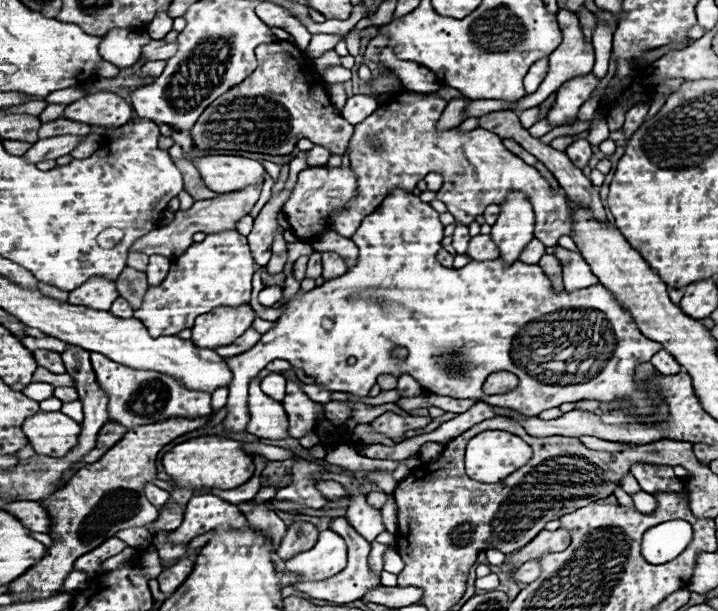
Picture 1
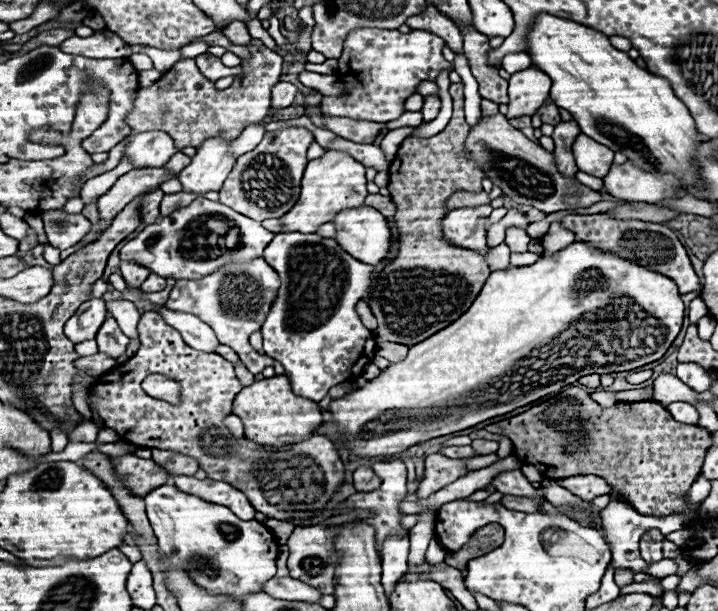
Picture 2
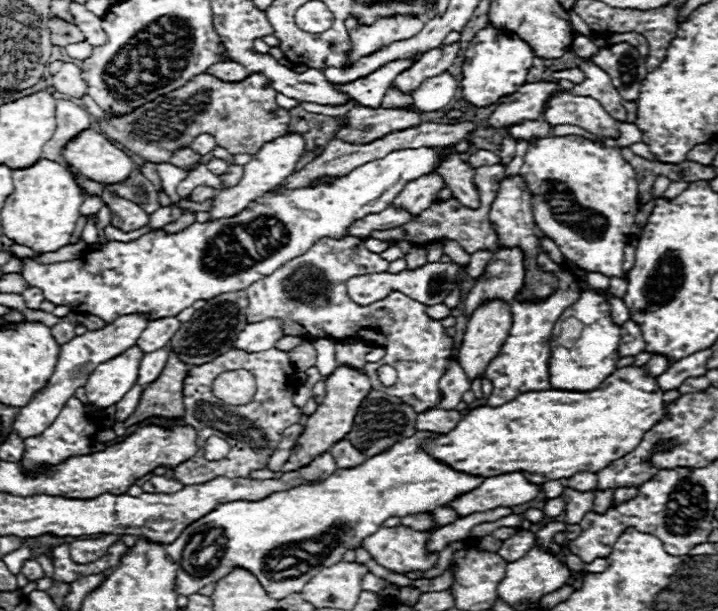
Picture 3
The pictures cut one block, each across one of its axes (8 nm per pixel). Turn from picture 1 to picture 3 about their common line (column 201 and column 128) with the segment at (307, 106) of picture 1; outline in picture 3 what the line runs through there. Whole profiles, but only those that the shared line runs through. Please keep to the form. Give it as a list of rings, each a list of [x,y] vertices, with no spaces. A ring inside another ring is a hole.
[[[260,72],[240,82],[222,82],[210,74],[200,74],[184,84],[184,88],[158,96],[154,102],[144,104],[128,116],[100,122],[110,138],[150,162],[168,162],[172,150],[186,148],[198,134],[212,134],[218,146],[226,148],[230,154],[256,154],[268,140],[284,136],[288,124],[290,112],[276,104],[276,90]]]

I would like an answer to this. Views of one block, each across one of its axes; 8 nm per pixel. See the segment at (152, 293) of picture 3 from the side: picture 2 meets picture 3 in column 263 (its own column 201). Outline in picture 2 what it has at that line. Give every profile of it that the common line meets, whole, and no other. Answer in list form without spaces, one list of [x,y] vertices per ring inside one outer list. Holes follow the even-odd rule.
[[[198,196],[180,212],[148,224],[134,240],[120,250],[120,260],[140,264],[162,278],[174,280],[198,280],[228,264],[246,264],[260,258],[264,248],[272,242],[274,232],[262,228],[260,222],[240,216],[232,208]]]

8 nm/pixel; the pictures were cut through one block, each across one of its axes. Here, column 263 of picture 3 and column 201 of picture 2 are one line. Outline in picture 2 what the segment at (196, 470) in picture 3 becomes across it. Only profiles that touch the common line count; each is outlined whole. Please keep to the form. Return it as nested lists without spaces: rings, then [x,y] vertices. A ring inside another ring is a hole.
[[[144,312],[138,322],[138,332],[138,352],[124,366],[100,376],[96,386],[90,390],[88,404],[98,410],[104,426],[116,430],[124,440],[140,448],[170,450],[194,458],[208,478],[224,480],[236,486],[248,496],[254,510],[268,518],[292,522],[296,526],[322,520],[322,510],[326,510],[326,504],[344,484],[344,464],[338,458],[332,442],[324,436],[312,436],[304,442],[288,444],[284,448],[260,446],[246,438],[234,442],[230,430],[224,426],[224,418],[230,414],[232,400],[242,388],[234,376],[234,366],[220,354],[208,354],[190,348],[182,340],[180,332],[170,328],[158,312]],[[150,374],[164,374],[180,384],[178,406],[150,398],[142,390],[140,384]],[[300,508],[306,510],[306,518],[296,516]]]

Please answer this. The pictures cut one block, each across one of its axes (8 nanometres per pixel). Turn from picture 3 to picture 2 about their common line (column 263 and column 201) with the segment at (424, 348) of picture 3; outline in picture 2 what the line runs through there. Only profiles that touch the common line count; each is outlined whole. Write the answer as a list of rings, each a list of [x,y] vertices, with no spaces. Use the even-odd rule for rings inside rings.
[[[264,258],[252,260],[248,264],[224,268],[220,272],[214,272],[212,276],[200,278],[200,280],[178,280],[170,292],[170,298],[166,302],[166,308],[172,308],[176,312],[188,312],[210,324],[220,340],[220,344],[230,346],[242,360],[242,364],[252,372],[260,374],[266,366],[274,366],[274,360],[270,356],[258,354],[250,342],[248,336],[256,330],[260,330],[264,316],[270,312],[270,306],[276,298],[280,280],[274,268],[270,268]]]

